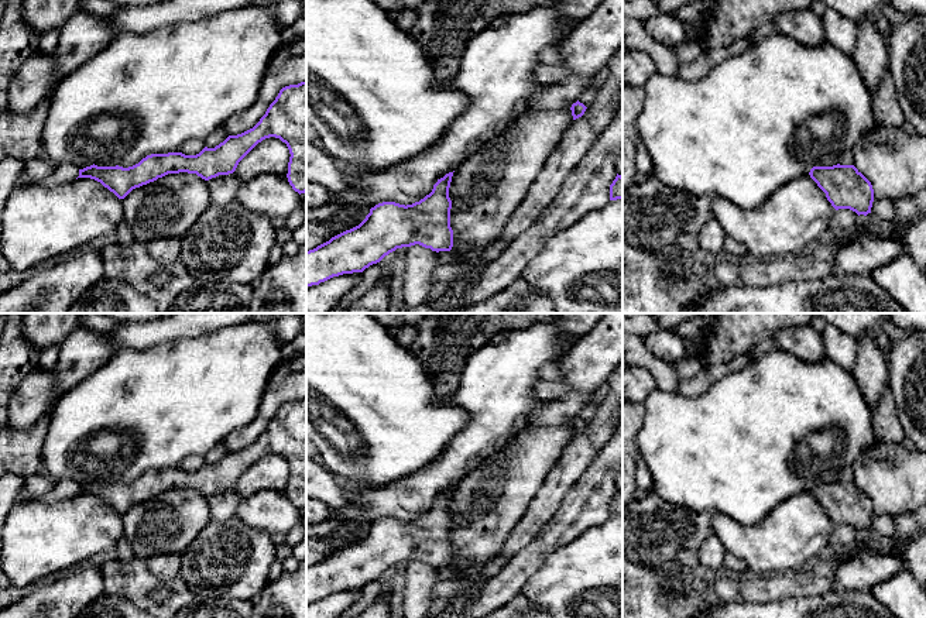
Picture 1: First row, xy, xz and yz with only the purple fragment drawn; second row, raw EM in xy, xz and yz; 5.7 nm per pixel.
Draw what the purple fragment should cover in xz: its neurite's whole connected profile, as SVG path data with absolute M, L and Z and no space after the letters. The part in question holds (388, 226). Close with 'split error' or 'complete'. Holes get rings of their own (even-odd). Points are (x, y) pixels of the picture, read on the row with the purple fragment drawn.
M449 172L438 179L432 192L412 205L375 205L359 226L306 251L306 288L343 274L363 272L397 248L419 244L436 253L450 251L452 176Z; complete

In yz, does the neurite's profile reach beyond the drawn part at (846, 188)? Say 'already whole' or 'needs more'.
already whole

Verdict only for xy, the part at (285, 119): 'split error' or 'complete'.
complete

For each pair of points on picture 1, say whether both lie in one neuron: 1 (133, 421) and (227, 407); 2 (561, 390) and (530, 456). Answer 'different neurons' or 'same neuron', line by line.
1: same neuron
2: different neurons

